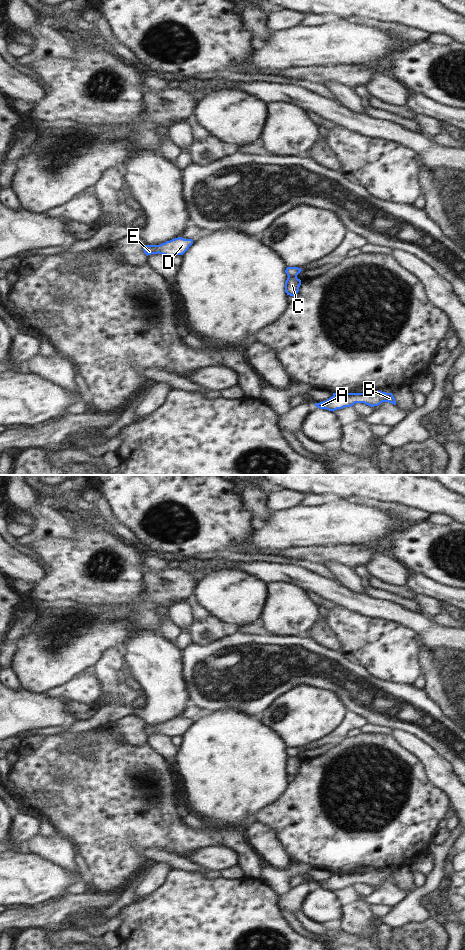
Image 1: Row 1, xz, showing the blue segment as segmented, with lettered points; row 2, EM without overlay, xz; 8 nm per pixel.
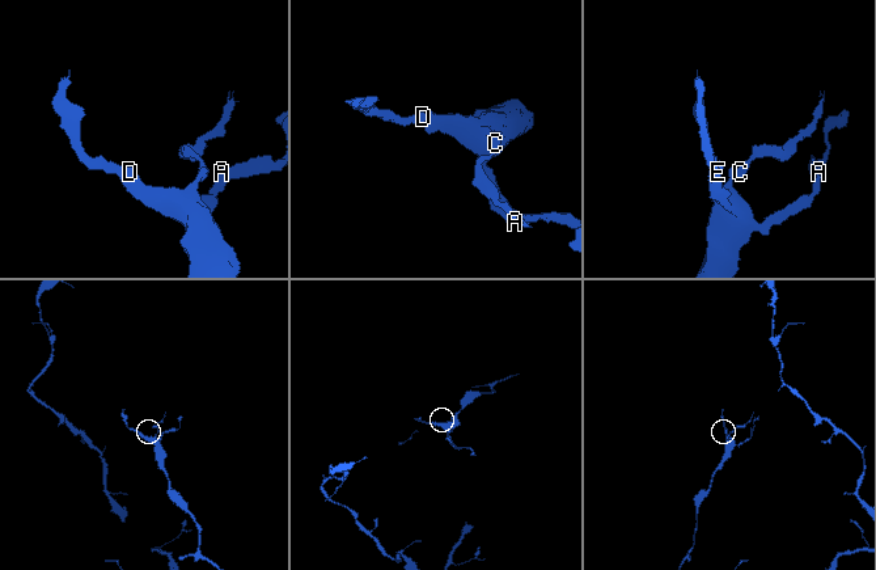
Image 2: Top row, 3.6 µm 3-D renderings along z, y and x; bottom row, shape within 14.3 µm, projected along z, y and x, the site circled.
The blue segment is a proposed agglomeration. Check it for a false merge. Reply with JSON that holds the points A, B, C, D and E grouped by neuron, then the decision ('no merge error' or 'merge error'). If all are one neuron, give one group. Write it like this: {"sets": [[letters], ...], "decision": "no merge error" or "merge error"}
{"sets": [["A", "B", "D", "E"], ["C"]], "decision": "merge error"}

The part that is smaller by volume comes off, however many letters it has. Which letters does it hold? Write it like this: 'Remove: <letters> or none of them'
Remove: C

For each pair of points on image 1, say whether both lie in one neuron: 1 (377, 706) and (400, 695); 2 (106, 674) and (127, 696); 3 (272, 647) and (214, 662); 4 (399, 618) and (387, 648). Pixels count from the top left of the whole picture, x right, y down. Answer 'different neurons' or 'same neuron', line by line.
1: same neuron
2: same neuron
3: same neuron
4: different neurons

